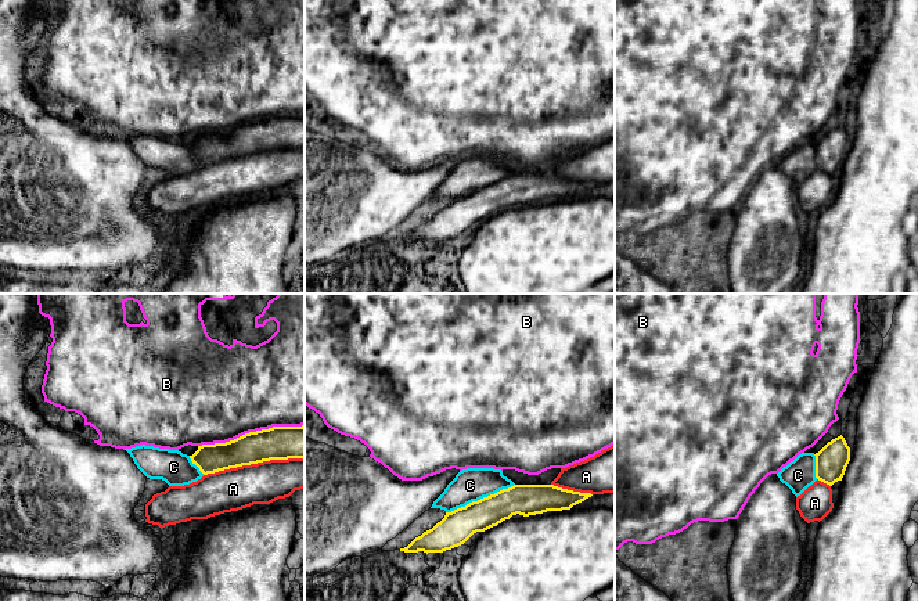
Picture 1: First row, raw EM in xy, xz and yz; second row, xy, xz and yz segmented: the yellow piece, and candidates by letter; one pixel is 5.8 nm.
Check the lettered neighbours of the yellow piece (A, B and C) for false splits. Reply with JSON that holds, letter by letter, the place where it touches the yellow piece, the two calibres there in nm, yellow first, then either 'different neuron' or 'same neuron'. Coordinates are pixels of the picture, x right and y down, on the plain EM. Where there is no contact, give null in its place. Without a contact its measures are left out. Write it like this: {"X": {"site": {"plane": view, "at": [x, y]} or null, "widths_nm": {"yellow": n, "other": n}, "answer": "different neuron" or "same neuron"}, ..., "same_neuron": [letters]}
{"A": {"site": {"plane": "xy", "at": [254, 153]}, "widths_nm": {"yellow": 190, "other": 240}, "answer": "different neuron"}, "B": {"site": {"plane": "xy", "at": [251, 122]}, "widths_nm": {"yellow": 190, "other": 500}, "answer": "different neuron"}, "C": {"site": {"plane": "xz", "at": [481, 189]}, "widths_nm": {"yellow": 190, "other": 190}, "answer": "different neuron"}, "same_neuron": []}

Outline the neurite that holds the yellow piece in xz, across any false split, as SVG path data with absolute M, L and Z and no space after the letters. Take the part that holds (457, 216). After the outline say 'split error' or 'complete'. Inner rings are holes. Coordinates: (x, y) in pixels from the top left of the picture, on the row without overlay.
M514 174L446 202L440 212L400 241L443 242L464 234L474 223L497 216L512 205L529 206L570 199L591 186L591 183L573 181L554 174Z; complete

